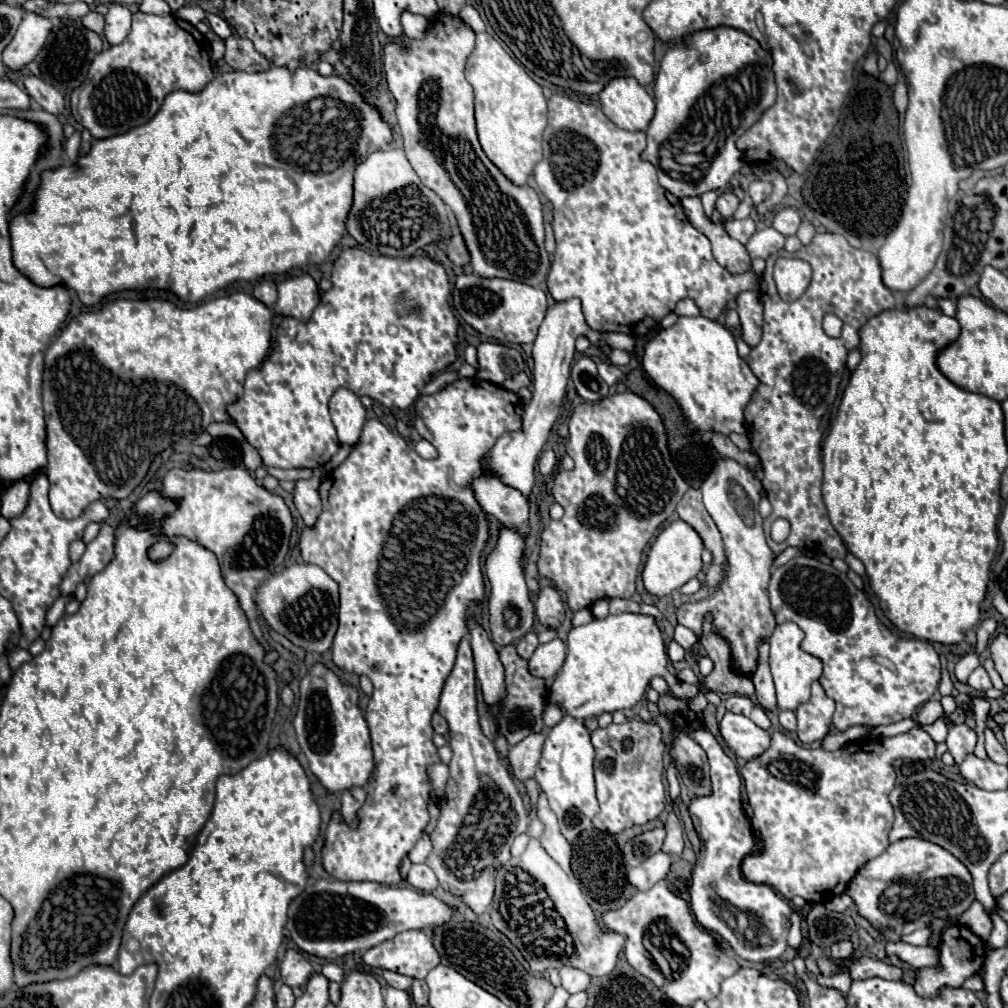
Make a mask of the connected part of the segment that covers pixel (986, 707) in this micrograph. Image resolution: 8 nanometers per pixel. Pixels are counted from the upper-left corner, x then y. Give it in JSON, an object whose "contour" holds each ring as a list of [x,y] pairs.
{"contour":[[[970,696],[974,704],[974,714],[976,714],[976,726],[986,728],[986,720],[990,718],[990,702],[984,696]]]}

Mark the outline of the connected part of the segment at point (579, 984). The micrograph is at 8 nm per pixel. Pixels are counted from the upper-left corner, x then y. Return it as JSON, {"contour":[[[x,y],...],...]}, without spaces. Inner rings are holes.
{"contour":[[[560,968],[560,978],[562,978],[562,986],[574,994],[580,990],[586,990],[590,984],[590,976],[578,968]]]}

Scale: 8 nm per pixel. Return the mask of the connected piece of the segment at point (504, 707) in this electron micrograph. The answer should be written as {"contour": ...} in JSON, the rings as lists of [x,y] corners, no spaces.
{"contour":[[[514,644],[500,648],[500,662],[504,664],[504,670],[506,670],[506,674],[504,674],[506,696],[498,704],[488,706],[488,718],[498,728],[496,734],[506,738],[508,746],[514,746],[514,744],[522,742],[526,736],[544,730],[542,712],[546,708],[546,680],[534,678],[528,672],[528,662],[518,656]]]}

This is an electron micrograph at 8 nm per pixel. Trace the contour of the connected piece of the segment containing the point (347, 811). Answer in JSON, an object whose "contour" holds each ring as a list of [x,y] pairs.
{"contour":[[[360,786],[360,788],[350,788],[350,790],[344,790],[342,792],[342,816],[344,820],[350,824],[350,826],[356,826],[358,820],[356,820],[356,812],[358,808],[364,804],[366,800],[366,790]]]}

